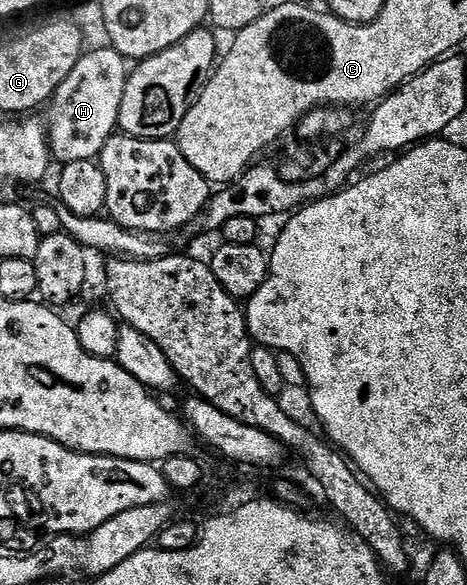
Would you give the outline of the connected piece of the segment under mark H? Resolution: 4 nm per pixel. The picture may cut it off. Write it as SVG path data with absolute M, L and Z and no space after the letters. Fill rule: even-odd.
M86 49L75 68L71 68L71 76L59 84L48 103L49 152L56 161L58 158L58 163L100 159L103 144L107 144L117 130L119 104L123 104L131 66L118 50L104 49Z

